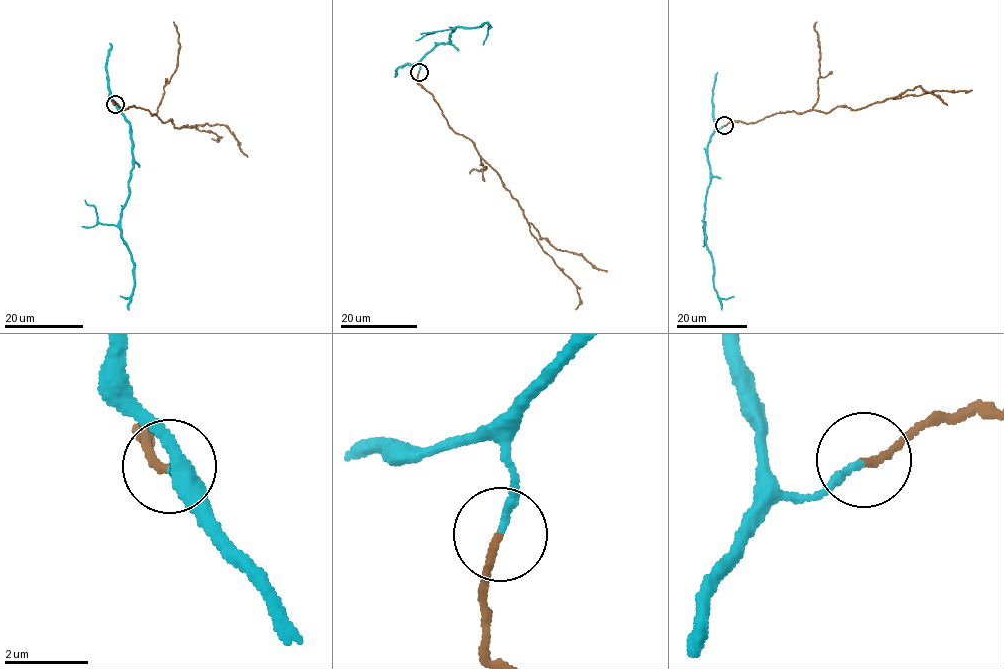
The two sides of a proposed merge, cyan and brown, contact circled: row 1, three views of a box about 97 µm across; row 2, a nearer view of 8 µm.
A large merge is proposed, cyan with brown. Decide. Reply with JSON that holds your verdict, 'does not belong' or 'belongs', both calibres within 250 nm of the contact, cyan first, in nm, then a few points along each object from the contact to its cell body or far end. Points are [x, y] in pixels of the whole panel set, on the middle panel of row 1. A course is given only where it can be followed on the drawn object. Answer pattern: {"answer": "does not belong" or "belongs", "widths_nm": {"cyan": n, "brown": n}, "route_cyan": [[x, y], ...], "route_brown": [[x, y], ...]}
{"answer": "belongs", "widths_nm": {"cyan": 180, "brown": 170}, "route_cyan": [[419, 71], [420, 59], [440, 43], [451, 40], [453, 27], [470, 28], [488, 22], [487, 35], [482, 44]], "route_brown": [[419, 71], [417, 82], [448, 124], [496, 171], [530, 232], [576, 285], [576, 310]]}

